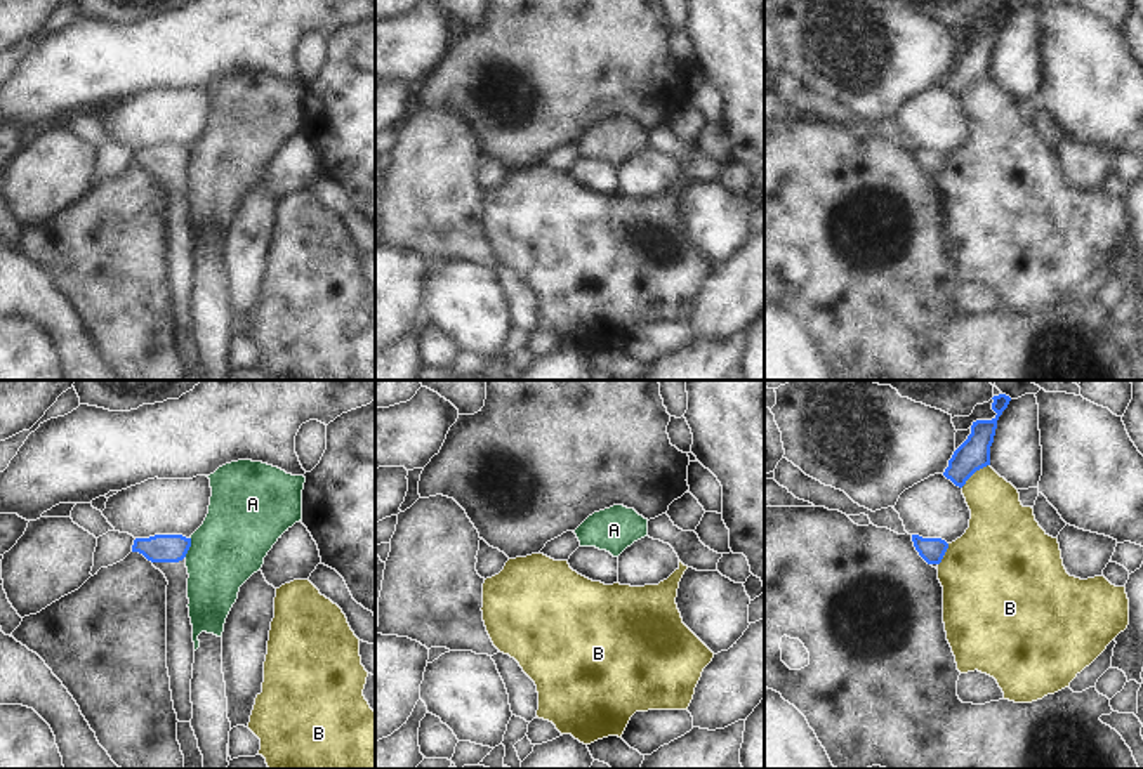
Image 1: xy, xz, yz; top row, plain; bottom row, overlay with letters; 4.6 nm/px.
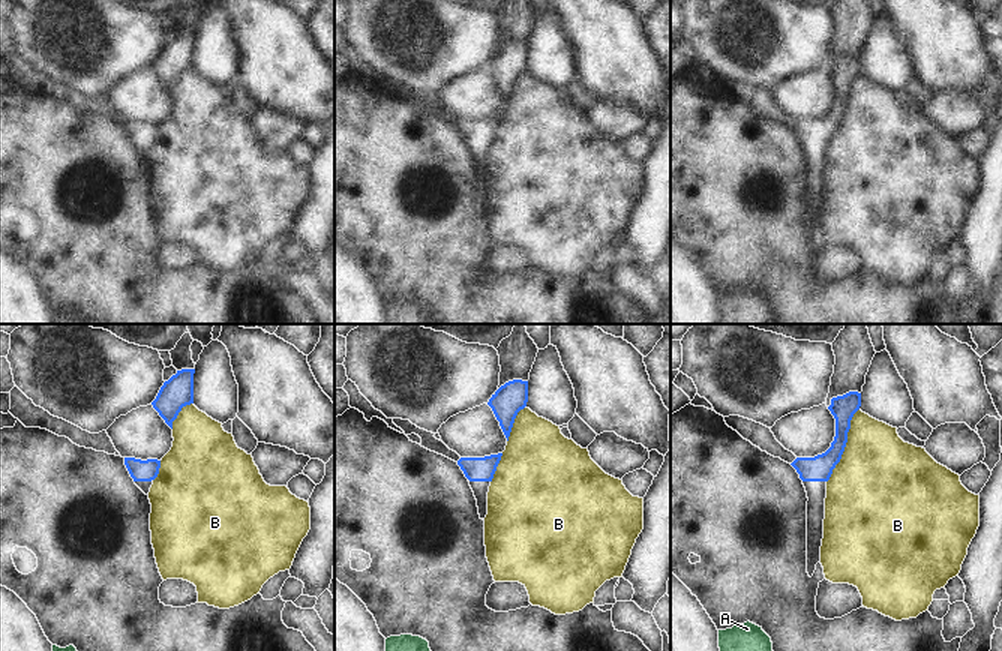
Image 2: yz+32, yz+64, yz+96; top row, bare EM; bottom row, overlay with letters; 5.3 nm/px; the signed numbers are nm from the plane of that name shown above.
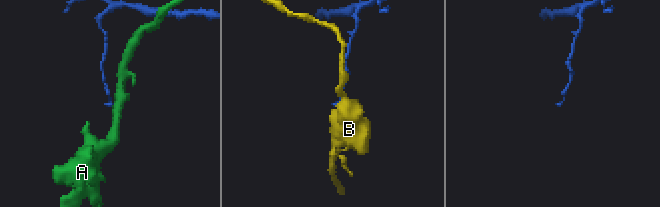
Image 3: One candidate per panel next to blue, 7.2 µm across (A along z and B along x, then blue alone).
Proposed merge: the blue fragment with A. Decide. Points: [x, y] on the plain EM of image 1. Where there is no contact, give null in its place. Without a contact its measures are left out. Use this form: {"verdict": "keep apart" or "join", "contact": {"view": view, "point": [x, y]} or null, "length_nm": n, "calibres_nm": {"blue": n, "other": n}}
{"verdict": "keep apart", "contact": {"view": "xy", "point": [190, 157]}, "length_nm": 100, "calibres_nm": {"blue": 130, "other": 340}}

